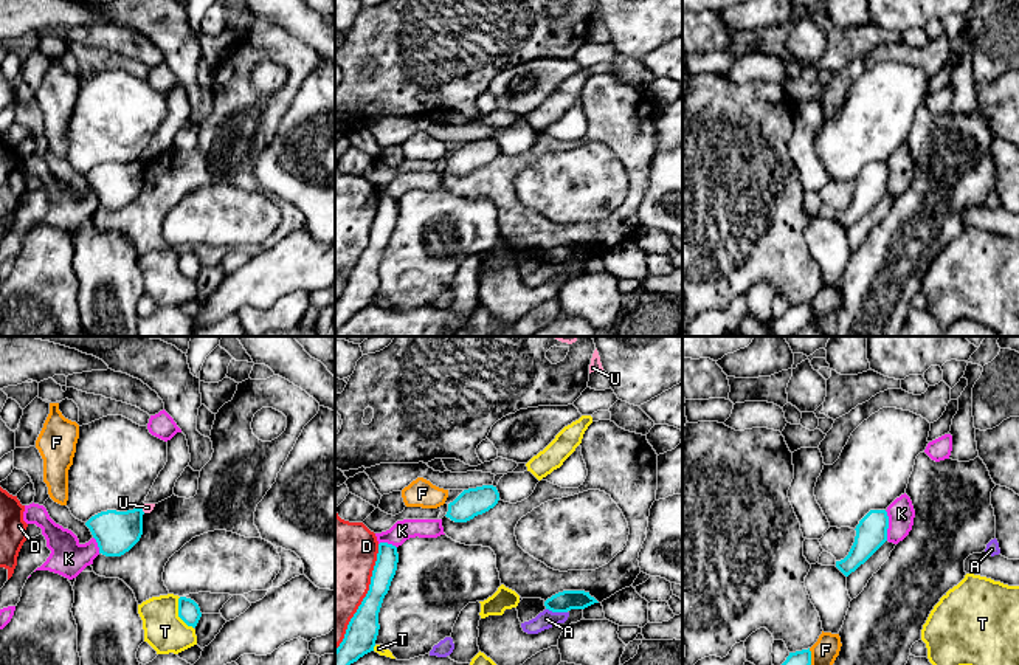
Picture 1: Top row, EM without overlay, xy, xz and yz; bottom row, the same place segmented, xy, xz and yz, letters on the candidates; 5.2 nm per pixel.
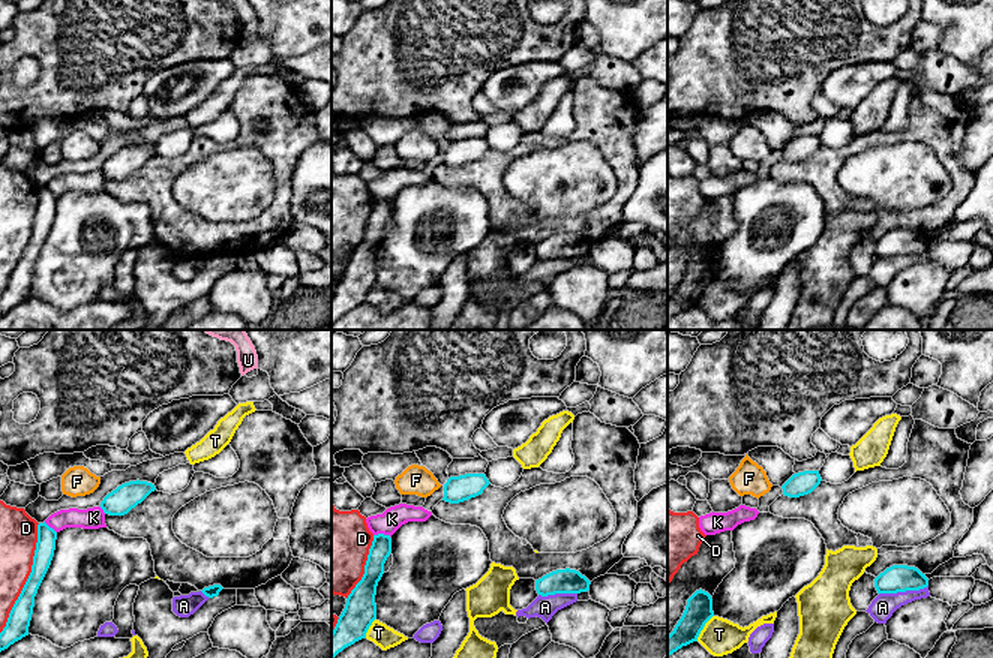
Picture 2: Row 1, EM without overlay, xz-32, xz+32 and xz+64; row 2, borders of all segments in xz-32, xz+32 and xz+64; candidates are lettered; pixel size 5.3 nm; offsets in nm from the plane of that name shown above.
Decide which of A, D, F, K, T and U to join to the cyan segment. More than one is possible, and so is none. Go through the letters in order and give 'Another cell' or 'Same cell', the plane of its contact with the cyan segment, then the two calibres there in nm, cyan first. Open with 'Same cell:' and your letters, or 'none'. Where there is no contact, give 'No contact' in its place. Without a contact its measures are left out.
Same cell: none
A: Another cell. Touches cyan in xz. Thickness 110 nm (cyan) against 90 nm
D: Another cell. Touches cyan in xz. Thickness 160 nm (cyan) against 400 nm
F: Another cell. Touches cyan in yz. Thickness 120 nm (cyan) against 160 nm
K: Another cell. Touches cyan in yz. Thickness 160 nm (cyan) against 140 nm
T: Another cell. Touches cyan in xy. Thickness 110 nm (cyan) against 220 nm
U: Another cell. Touches cyan in xy. Thickness 220 nm (cyan) against 50 nm

